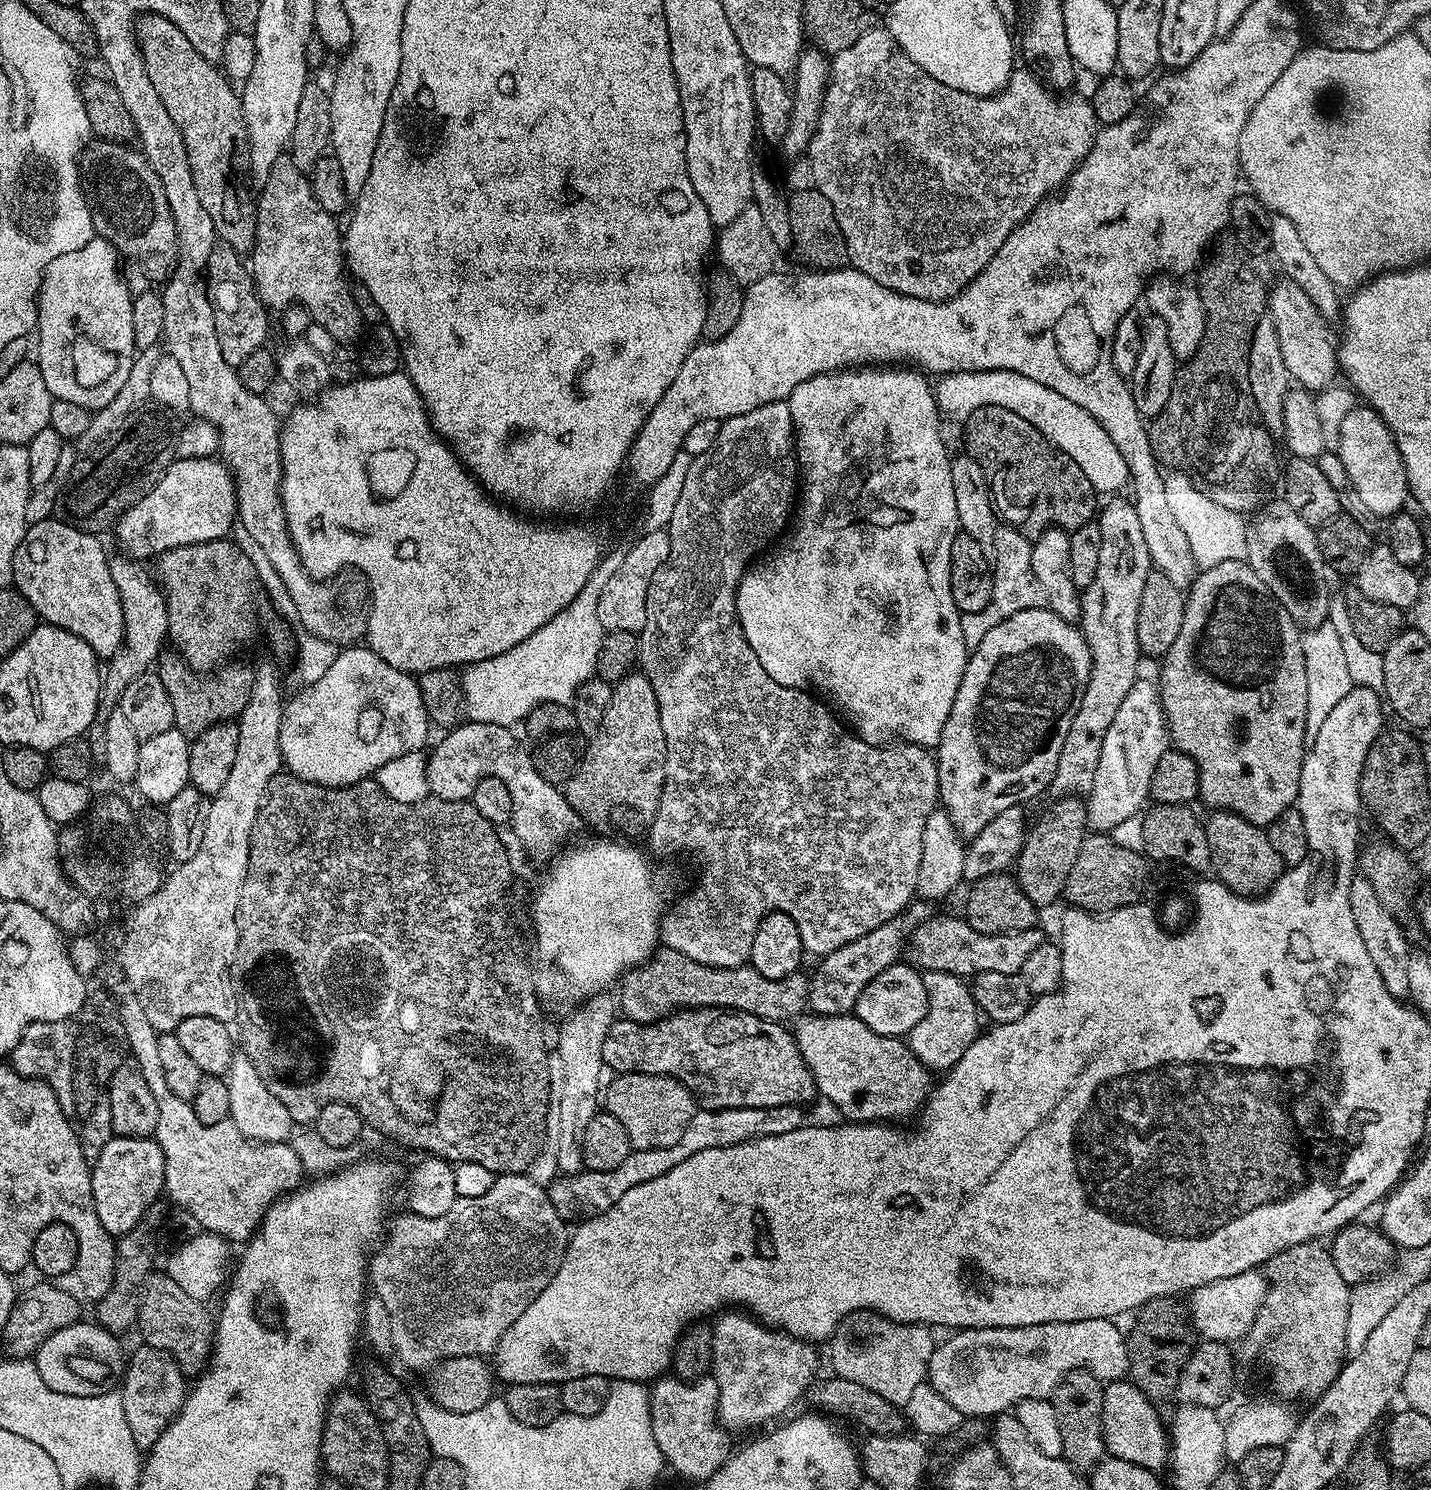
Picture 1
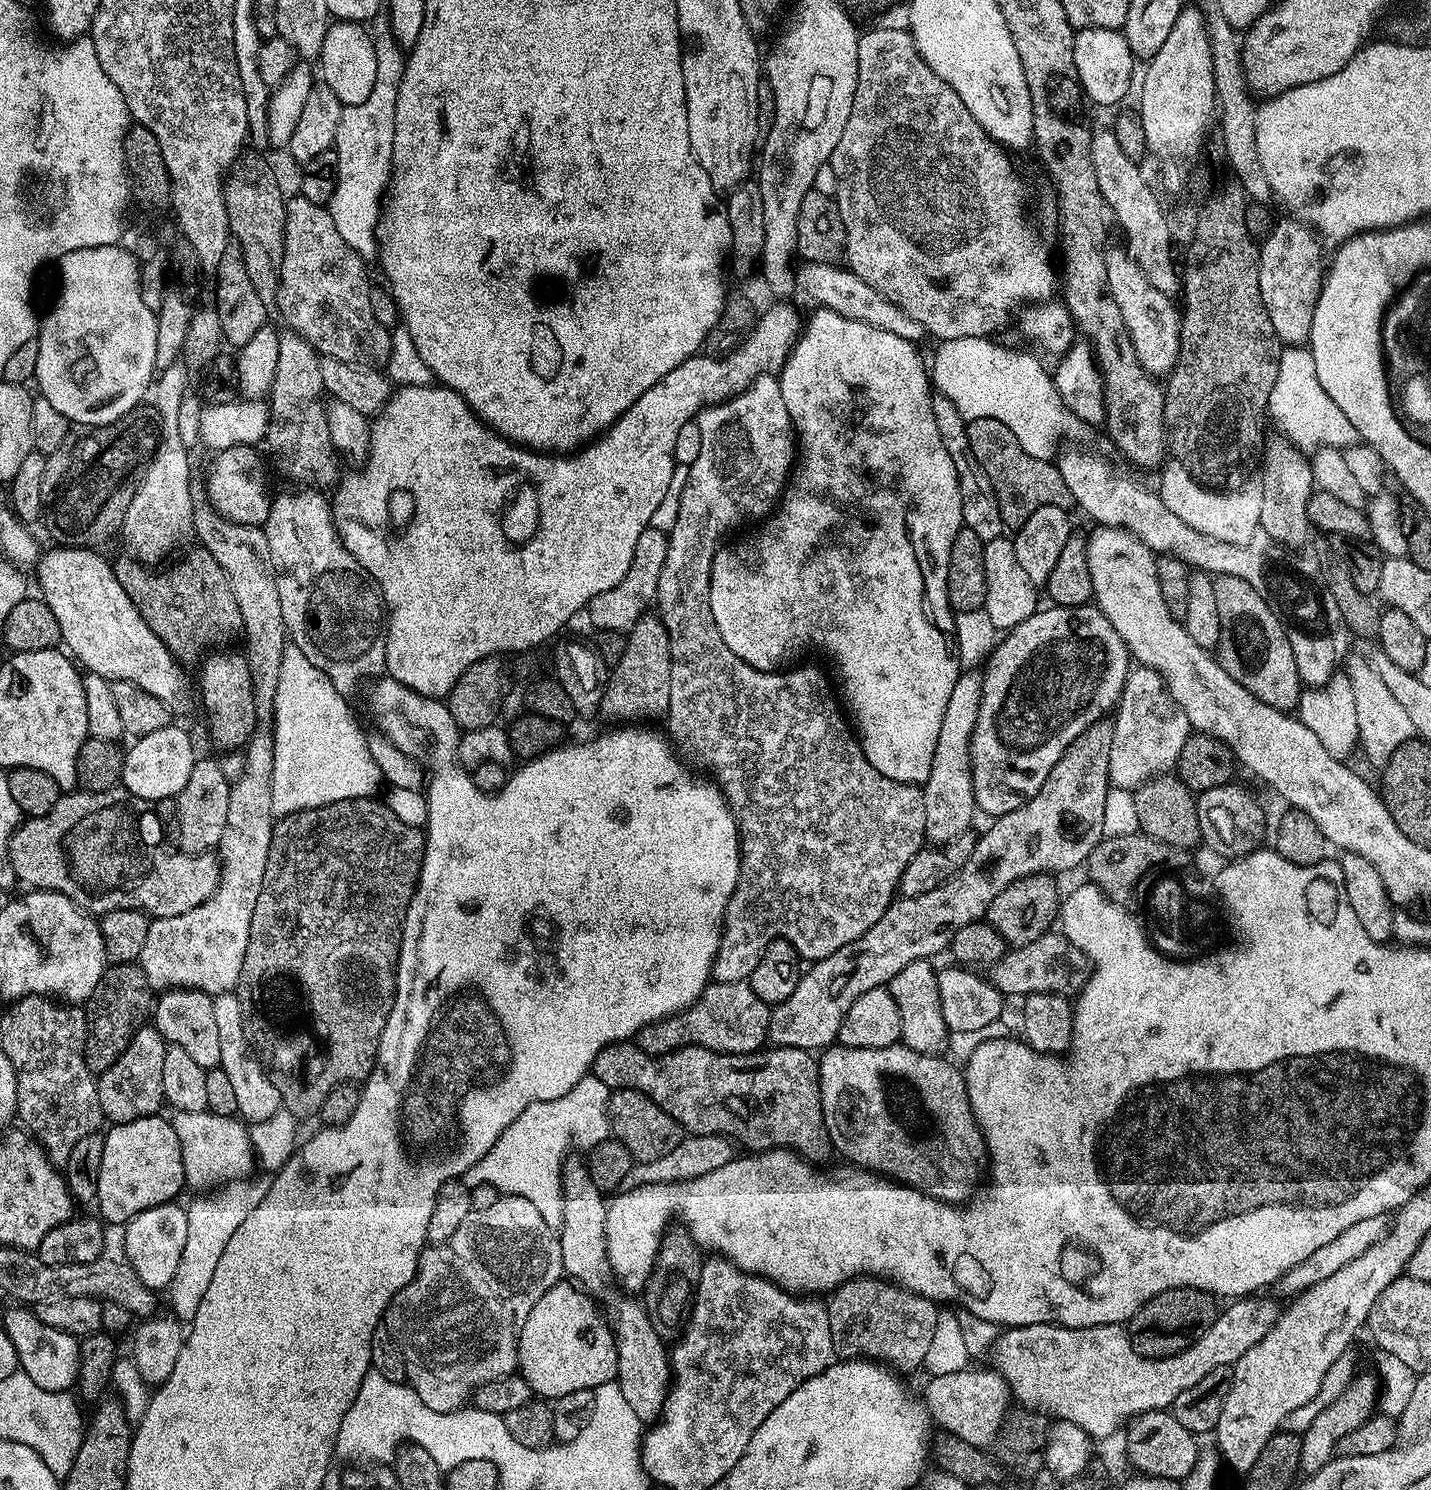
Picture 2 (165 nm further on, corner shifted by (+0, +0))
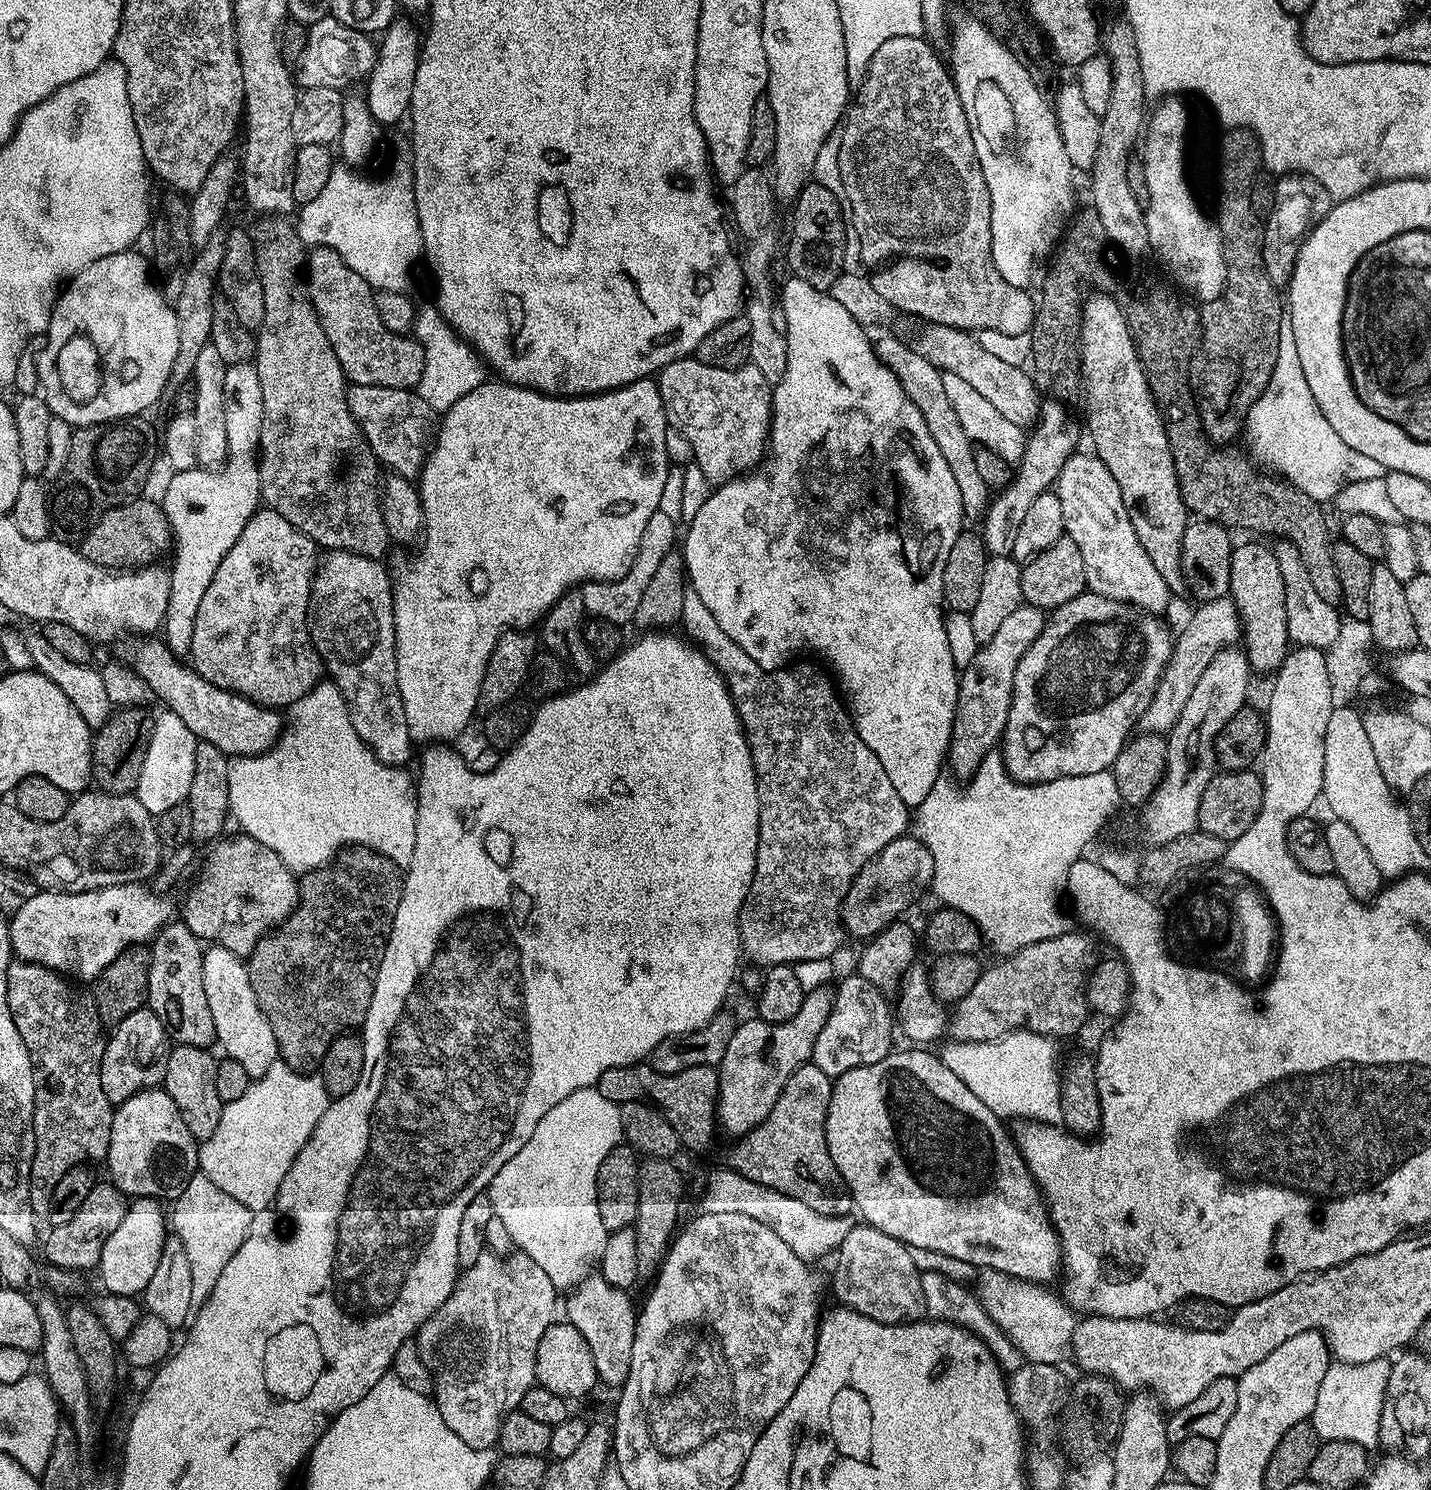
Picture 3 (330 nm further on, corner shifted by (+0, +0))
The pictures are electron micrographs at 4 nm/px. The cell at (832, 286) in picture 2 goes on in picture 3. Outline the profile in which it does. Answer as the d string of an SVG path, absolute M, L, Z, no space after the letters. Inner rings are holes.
M927 325L925 329L920 351L934 367L944 373L956 373L958 378L973 386L990 406L1019 428L1026 430L1036 424L1042 398L1041 395L1038 396L1033 380L1025 373L1023 367L1006 364L991 355L980 346L973 333L965 332L963 329L942 325Z

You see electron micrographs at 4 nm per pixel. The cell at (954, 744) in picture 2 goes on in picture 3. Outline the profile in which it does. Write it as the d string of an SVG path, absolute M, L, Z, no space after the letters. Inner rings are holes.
M1021 604L1014 614L1010 614L1002 621L1002 626L994 633L994 638L983 646L977 647L976 656L959 673L960 685L958 686L958 702L956 713L952 723L952 745L948 747L946 757L947 767L957 772L957 777L970 778L978 770L978 766L986 758L988 752L993 751L1001 743L1004 731L1006 730L1006 718L1010 718L1010 702L1014 690L1014 672L1018 670L1018 664L1022 662L1022 654L1030 650L1034 638L1042 634L1046 612L1043 608L1035 608L1029 604Z

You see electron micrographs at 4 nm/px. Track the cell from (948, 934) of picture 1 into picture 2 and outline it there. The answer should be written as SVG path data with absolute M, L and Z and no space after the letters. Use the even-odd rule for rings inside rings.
M1049 930L1042 934L1042 938L1026 942L1026 946L1005 951L1002 959L990 969L993 986L1008 998L1023 998L1035 992L1053 992L1055 996L1075 998L1080 995L1091 974L1092 963L1088 955L1067 940L1060 930Z

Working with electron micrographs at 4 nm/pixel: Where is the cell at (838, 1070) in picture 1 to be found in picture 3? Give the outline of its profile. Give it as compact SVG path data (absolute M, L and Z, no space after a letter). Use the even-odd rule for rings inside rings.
M908 1046L905 1052L893 1050L889 1052L886 1058L882 1058L873 1064L866 1066L858 1066L854 1070L846 1070L846 1074L835 1077L832 1085L832 1097L830 1098L830 1106L828 1107L828 1117L826 1118L826 1146L830 1150L830 1158L834 1158L834 1166L838 1166L838 1174L842 1174L842 1178L846 1182L848 1192L852 1196L852 1202L855 1211L861 1212L863 1223L869 1224L872 1228L882 1230L882 1234L890 1234L890 1238L898 1238L903 1244L907 1244L913 1250L921 1248L924 1252L937 1252L940 1256L949 1256L952 1260L961 1260L964 1264L973 1264L973 1269L989 1268L990 1270L1000 1271L1016 1280L1028 1280L1032 1284L1041 1286L1051 1285L1052 1279L1059 1277L1062 1272L1062 1253L1060 1251L1060 1234L1048 1214L1048 1205L1040 1191L1040 1185L1036 1179L1030 1174L1030 1170L1026 1166L1026 1162L1022 1158L1020 1148L1016 1145L1013 1133L1004 1129L1005 1121L1001 1117L994 1114L994 1110L990 1110L990 1106L986 1106L986 1102L982 1102L982 1098L978 1098L978 1094L974 1094L974 1090L970 1090L970 1086L966 1086L966 1082L962 1082L962 1078L958 1078L958 1074L954 1074L954 1070L950 1070L950 1066L946 1066L943 1059L939 1055L936 1056L932 1050L925 1050L920 1046Z

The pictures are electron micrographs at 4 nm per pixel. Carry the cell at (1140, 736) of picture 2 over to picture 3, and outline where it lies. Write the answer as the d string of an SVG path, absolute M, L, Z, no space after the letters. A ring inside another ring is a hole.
M1228 596L1217 600L1206 600L1199 605L1200 609L1188 620L1188 625L1175 637L1168 664L1160 676L1158 686L1154 690L1154 698L1150 698L1150 706L1146 706L1140 715L1139 731L1159 732L1167 734L1182 714L1190 694L1194 694L1194 686L1198 686L1198 678L1202 678L1202 670L1210 666L1210 662L1225 647L1227 640L1239 641L1242 636L1240 612L1236 603Z

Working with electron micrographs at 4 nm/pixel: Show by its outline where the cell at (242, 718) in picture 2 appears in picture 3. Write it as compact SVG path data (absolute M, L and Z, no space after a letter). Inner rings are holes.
M264 506L254 513L237 542L222 558L199 603L190 653L191 667L199 676L261 706L290 706L296 700L303 700L313 686L321 683L320 655L308 633L308 599L312 577L318 571L316 552L316 543L273 508Z

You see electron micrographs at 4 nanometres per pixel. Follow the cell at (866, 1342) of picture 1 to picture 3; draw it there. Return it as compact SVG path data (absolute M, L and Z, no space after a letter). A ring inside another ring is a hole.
M863 1222L857 1223L842 1238L840 1247L834 1253L836 1269L832 1272L832 1292L839 1303L852 1308L858 1314L874 1318L874 1322L883 1324L903 1324L919 1320L925 1315L924 1298L922 1296L921 1266L916 1265L913 1249L903 1244L898 1238L890 1238L890 1234L882 1234L882 1230L872 1228Z

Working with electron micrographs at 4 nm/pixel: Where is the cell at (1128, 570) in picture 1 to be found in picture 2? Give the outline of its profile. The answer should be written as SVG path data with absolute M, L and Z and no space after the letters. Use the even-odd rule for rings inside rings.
M1101 718L1086 729L1054 762L1048 771L1046 782L1042 782L1042 790L1034 794L1018 810L1010 810L1006 814L995 817L984 833L979 833L970 858L960 871L955 872L950 879L938 884L934 890L917 896L906 896L893 899L892 905L854 942L842 946L842 950L834 950L824 960L817 960L812 968L801 975L794 994L788 1000L775 1005L768 1017L767 1039L773 1045L781 1048L806 1048L823 1050L837 1043L840 1027L854 1002L866 994L866 990L883 988L892 981L898 970L906 970L910 962L936 958L940 951L951 945L954 934L962 930L962 926L977 923L987 913L990 902L998 898L1006 886L1018 882L1027 876L1039 872L1057 874L1068 872L1087 861L1088 856L1105 839L1104 819L1106 818L1106 798L1110 791L1108 767L1110 766L1110 742L1114 742L1114 723L1111 719Z

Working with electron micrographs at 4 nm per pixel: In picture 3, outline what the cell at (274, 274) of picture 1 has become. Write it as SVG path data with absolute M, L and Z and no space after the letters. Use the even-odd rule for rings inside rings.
M316 246L306 256L306 283L316 316L322 322L322 330L326 330L326 338L330 338L330 346L334 354L338 354L338 362L351 383L415 389L416 383L422 378L422 346L411 335L399 336L382 326L382 318L378 318L372 297L374 289L365 282L362 275L350 270L350 266L346 266L344 259L332 248Z

